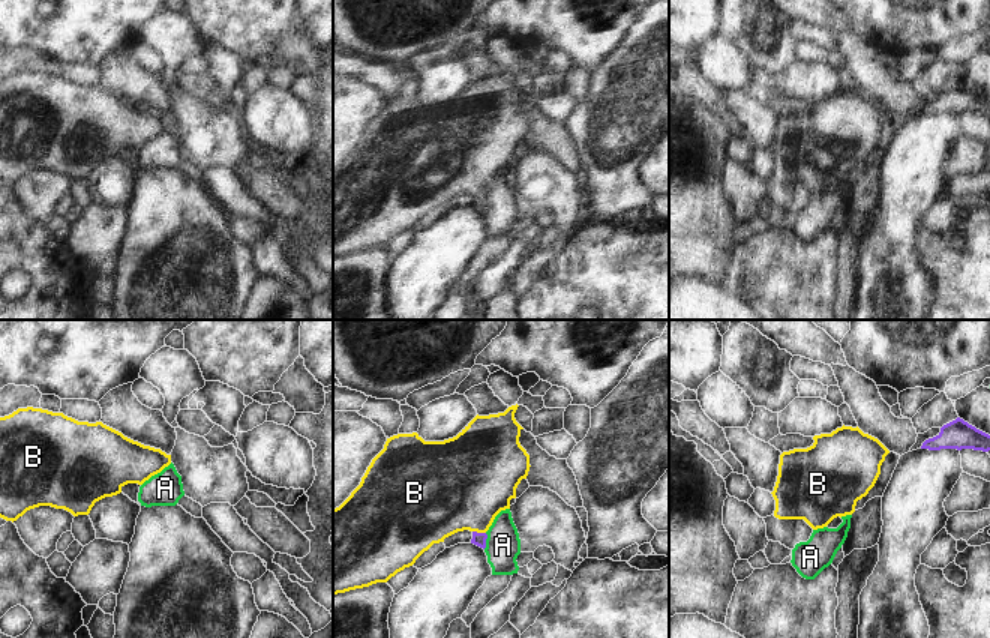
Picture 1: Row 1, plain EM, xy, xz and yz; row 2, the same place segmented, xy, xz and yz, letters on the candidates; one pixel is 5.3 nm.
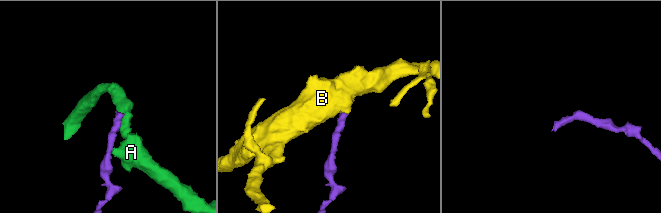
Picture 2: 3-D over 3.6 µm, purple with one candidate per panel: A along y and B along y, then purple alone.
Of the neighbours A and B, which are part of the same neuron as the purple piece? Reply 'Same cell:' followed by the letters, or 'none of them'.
Same cell: B

